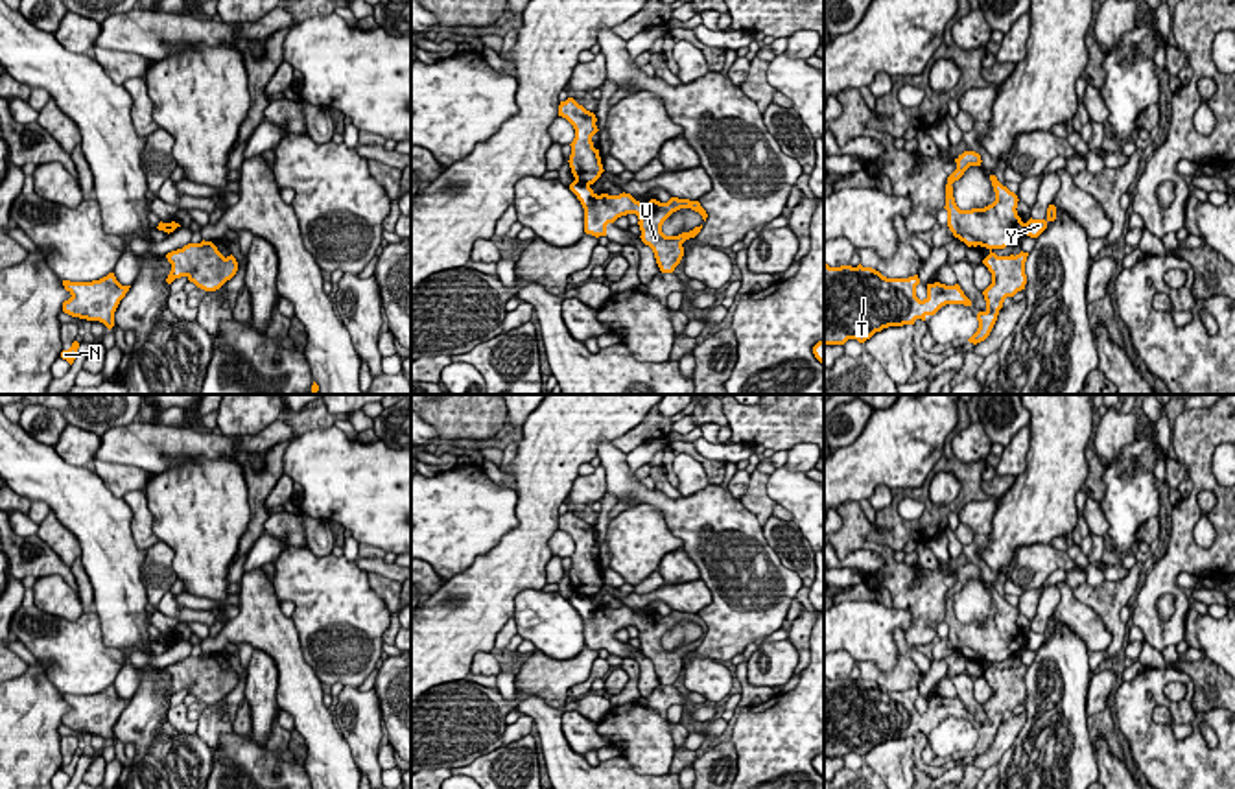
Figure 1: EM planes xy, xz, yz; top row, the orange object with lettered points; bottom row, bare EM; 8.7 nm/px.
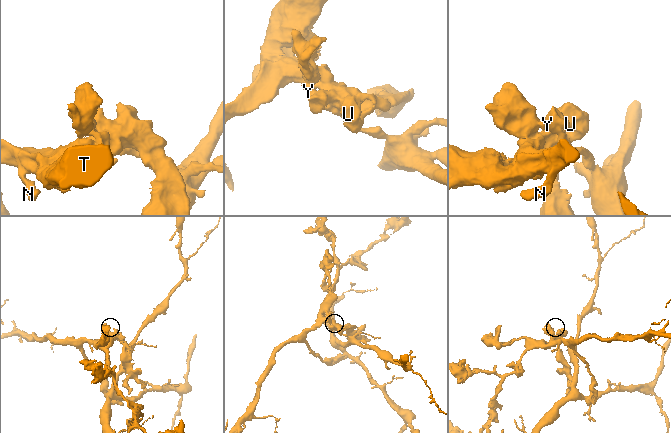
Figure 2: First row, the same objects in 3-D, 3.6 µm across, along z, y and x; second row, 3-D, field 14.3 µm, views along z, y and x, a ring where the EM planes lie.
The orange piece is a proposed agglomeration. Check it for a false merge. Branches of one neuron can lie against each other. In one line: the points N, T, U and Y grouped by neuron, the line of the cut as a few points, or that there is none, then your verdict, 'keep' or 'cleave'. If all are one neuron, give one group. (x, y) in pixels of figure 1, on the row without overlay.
N T U / Y; cut in xz along (598, 609), (585, 622); cleave

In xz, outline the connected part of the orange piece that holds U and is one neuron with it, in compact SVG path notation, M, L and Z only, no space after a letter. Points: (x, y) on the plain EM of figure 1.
M625 605L619 608L601 606L594 619L584 621L584 645L595 651L606 649L608 636L614 636L621 629L636 627L640 632L641 654L653 662L660 684L673 686L684 669L682 656L695 651L702 642L700 638L678 649L665 649L662 645L664 634L680 621L699 625L704 634L708 630L699 614L671 610L667 616L656 612L640 616Z

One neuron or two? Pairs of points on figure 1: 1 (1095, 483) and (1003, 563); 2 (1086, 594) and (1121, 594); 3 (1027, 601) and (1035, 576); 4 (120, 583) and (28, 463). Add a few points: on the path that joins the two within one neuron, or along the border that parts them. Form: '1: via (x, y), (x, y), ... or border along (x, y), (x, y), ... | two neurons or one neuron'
1: border along (1088, 447), (1086, 480), (1081, 489) | two neurons
2: via (1095, 594), (1112, 594) | one neuron
3: border along (1066, 572), (1055, 570), (1036, 588), (1025, 592) | two neurons
4: via (109, 553), (105, 539), (58, 491) | one neuron

